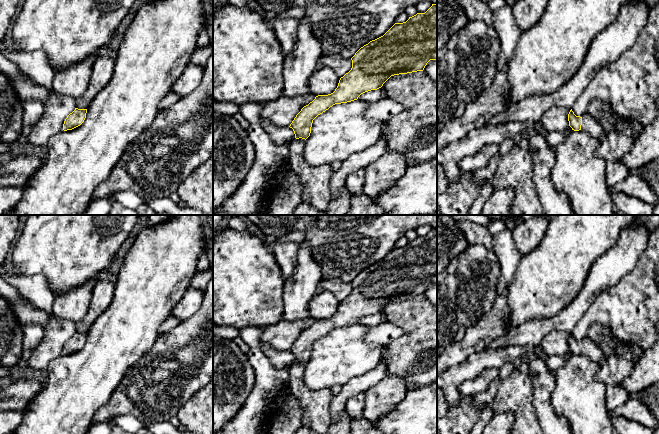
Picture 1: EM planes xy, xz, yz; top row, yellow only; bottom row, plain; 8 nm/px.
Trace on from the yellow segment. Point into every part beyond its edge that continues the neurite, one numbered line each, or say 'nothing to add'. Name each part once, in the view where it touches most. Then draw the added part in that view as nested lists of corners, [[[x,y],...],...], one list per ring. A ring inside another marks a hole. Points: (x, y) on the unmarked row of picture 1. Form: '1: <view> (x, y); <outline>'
1: yz (590, 349); [[[588,337],[582,341],[581,354],[600,366],[605,364],[608,358],[602,349]]]

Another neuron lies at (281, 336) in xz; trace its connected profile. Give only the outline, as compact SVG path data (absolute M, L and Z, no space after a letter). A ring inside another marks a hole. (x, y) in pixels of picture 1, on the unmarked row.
M316 318L302 321L281 321L264 329L260 344L268 345L277 351L289 351L301 333L312 326Z

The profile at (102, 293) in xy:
M98 279L92 289L92 297L87 314L75 323L76 332L87 333L94 321L106 311L113 300L114 282Z

